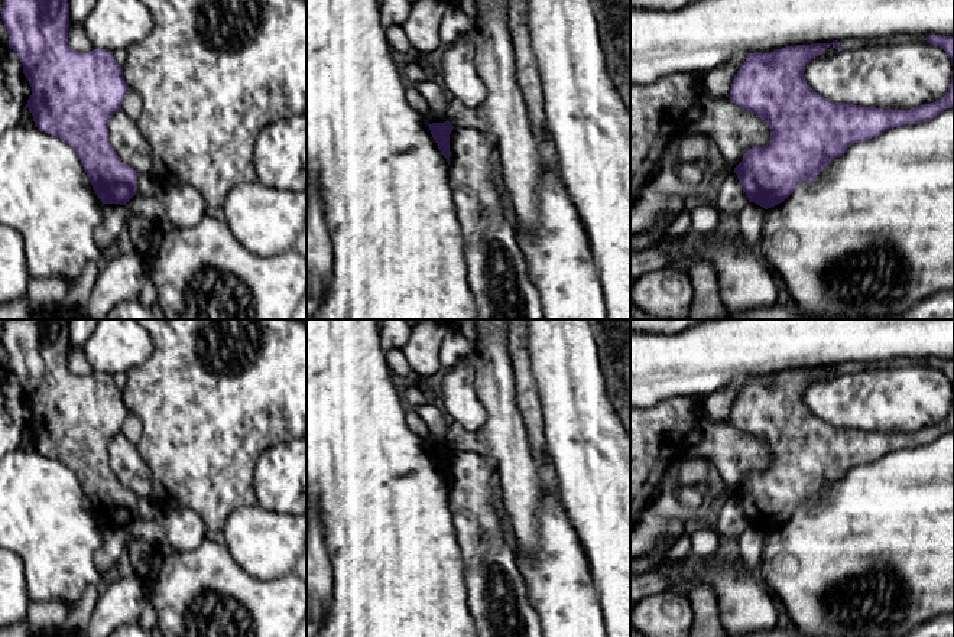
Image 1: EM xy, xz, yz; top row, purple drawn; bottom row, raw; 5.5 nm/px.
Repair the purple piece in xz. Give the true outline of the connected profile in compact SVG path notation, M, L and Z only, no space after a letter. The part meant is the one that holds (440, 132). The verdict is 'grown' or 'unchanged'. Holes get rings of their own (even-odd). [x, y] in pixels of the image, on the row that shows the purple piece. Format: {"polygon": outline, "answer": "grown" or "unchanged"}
{"polygon": "M447 120L444 123L432 123L428 124L431 134L438 146L438 149L441 150L441 153L444 155L444 157L447 159L448 165L450 165L450 134L454 129L454 126Z", "answer": "unchanged"}

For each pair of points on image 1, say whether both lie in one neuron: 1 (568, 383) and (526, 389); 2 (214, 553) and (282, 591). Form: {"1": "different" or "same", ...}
{"1": "different", "2": "same"}

